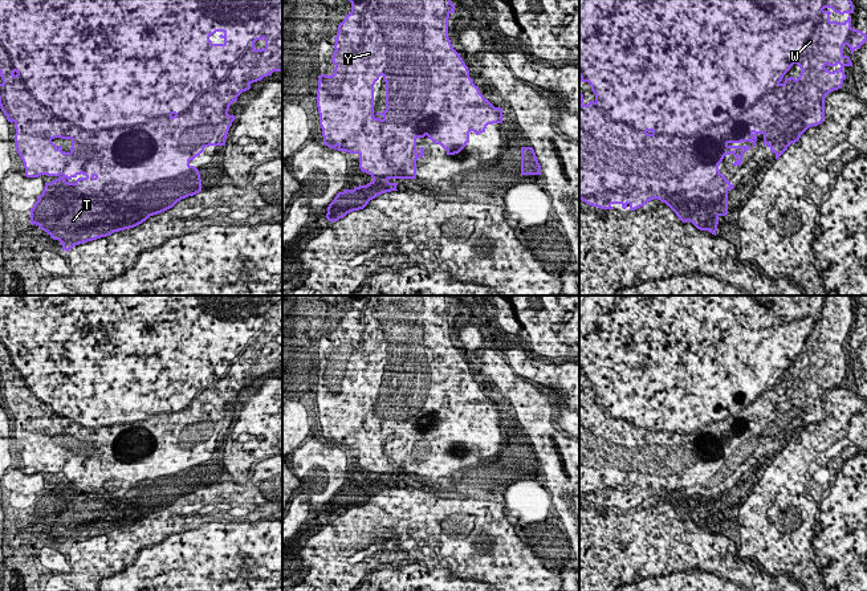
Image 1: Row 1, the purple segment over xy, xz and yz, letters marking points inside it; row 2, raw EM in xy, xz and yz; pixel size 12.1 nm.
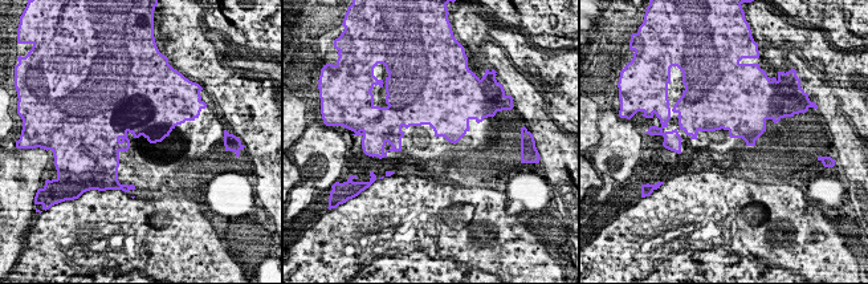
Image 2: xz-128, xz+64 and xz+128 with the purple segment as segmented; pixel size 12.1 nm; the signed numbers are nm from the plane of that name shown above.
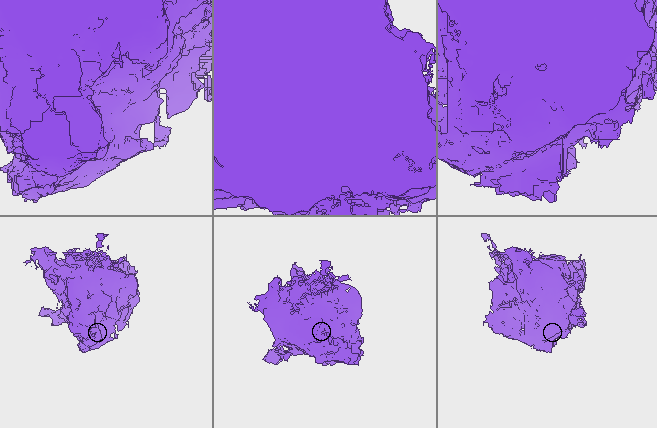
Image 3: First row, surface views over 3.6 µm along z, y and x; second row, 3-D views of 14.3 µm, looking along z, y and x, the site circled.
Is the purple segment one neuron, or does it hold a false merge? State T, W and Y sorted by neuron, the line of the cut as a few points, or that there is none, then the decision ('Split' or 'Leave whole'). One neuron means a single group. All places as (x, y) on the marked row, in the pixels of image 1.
Groups: T W Y. No split. Leave whole

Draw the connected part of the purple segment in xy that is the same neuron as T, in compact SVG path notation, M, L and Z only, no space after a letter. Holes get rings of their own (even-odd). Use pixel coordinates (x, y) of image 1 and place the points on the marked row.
M0 0L0 109L8 122L15 123L16 151L24 163L25 176L57 178L45 183L30 208L30 224L58 240L62 250L69 252L76 245L134 228L150 216L172 208L182 199L199 193L200 172L190 162L205 147L225 146L227 134L236 119L228 114L229 106L253 82L273 72L282 72L282 0ZM216 32L221 33L219 37L224 40L223 44L209 40ZM54 138L70 139L70 151L57 147L52 142Z

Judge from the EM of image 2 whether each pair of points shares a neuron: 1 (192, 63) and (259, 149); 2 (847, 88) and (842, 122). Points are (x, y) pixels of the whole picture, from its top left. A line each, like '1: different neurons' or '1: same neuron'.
1: same neuron
2: different neurons

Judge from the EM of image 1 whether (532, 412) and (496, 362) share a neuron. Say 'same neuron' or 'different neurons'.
same neuron

